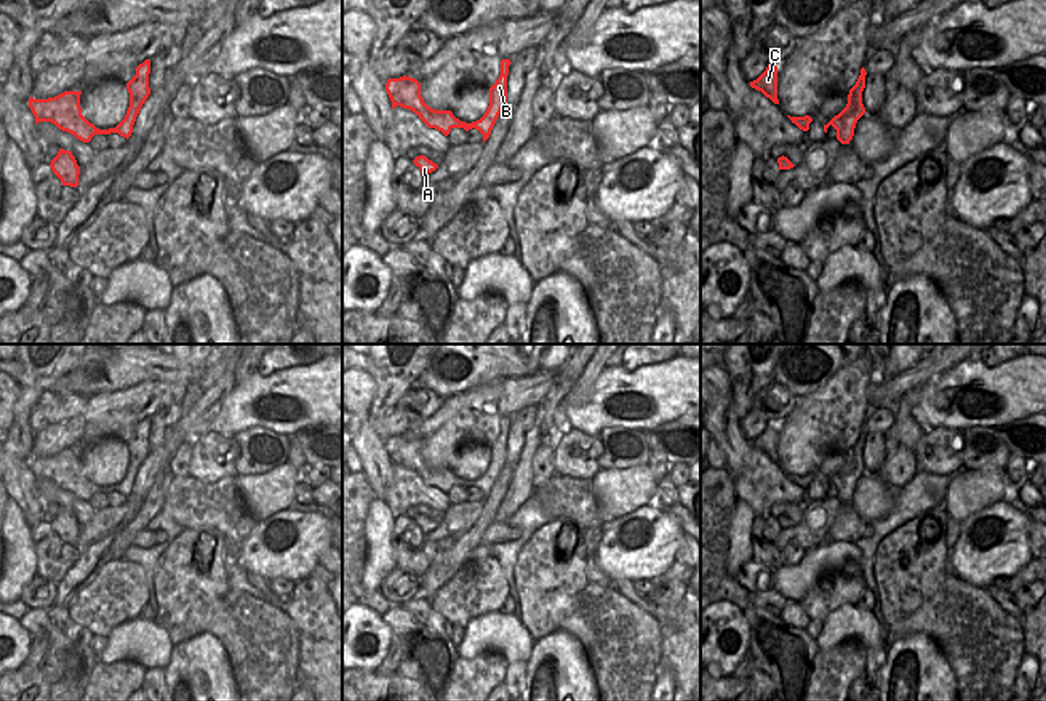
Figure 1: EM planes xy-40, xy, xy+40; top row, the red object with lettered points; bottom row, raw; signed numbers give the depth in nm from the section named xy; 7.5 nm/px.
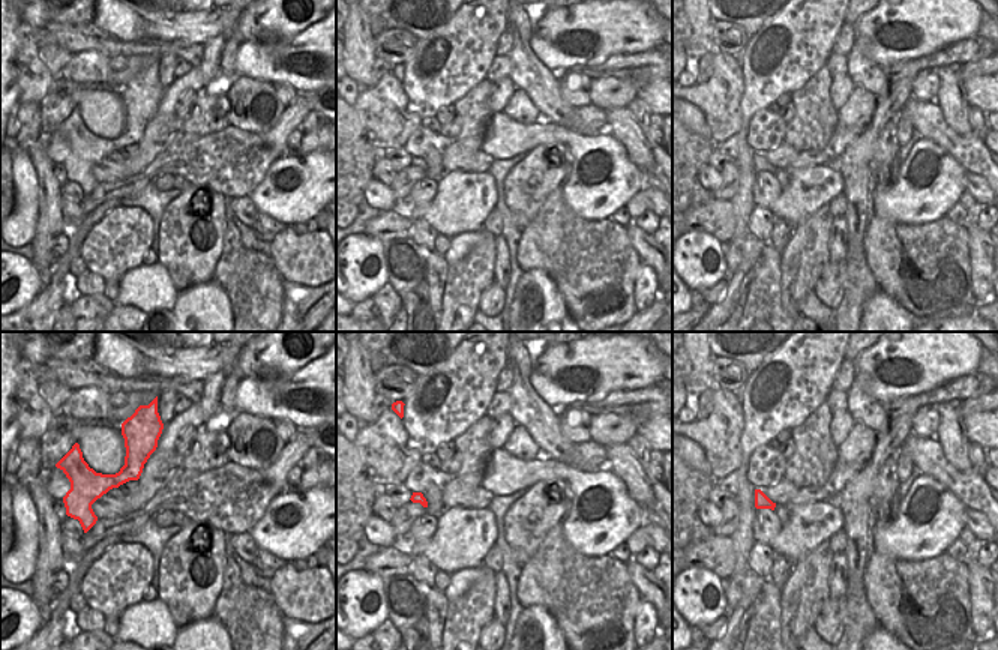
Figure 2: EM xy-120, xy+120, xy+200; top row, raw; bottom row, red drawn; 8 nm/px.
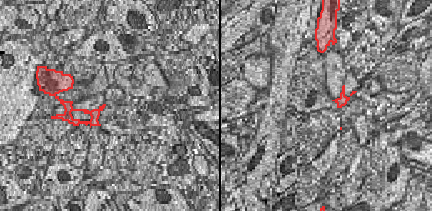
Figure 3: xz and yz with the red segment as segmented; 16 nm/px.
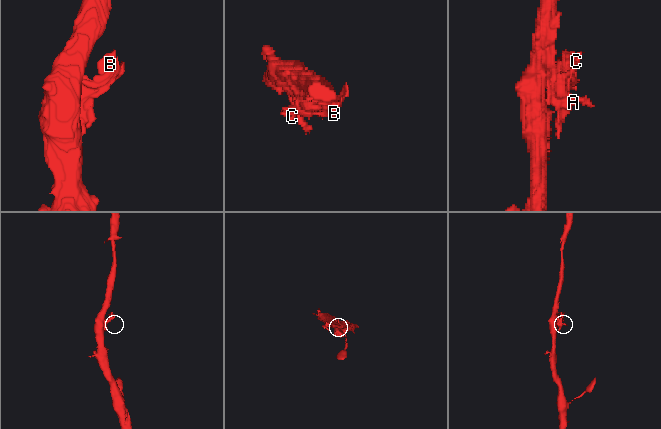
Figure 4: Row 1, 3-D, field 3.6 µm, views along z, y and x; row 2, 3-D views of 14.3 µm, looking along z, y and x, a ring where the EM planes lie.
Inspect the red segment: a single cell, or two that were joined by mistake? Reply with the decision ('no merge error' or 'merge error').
no merge error

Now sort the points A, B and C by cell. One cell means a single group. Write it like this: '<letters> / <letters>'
A B C

